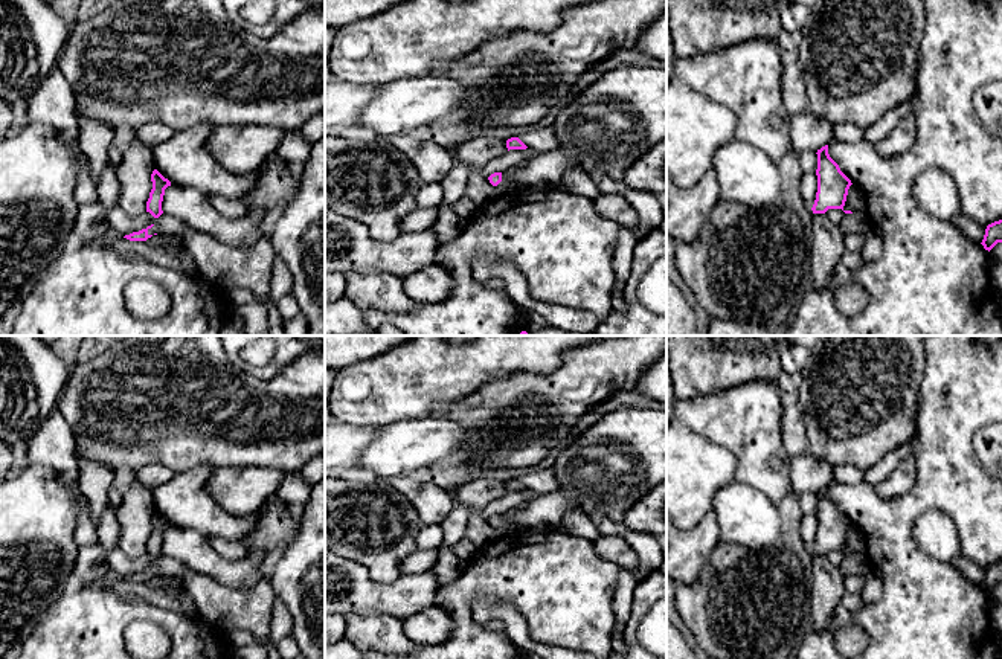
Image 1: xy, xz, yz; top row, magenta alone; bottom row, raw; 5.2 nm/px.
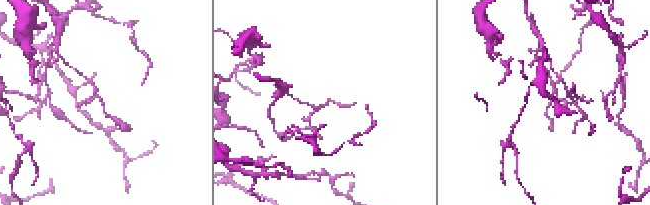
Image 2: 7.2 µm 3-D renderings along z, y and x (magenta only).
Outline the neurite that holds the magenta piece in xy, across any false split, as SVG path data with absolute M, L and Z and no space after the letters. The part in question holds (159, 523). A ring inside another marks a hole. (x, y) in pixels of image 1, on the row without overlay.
M157 511L151 516L153 531L146 543L146 554L157 563L146 571L125 577L130 583L146 583L153 577L178 577L195 603L198 615L221 633L229 635L235 630L249 630L258 641L267 644L270 635L270 619L276 600L271 586L273 564L262 561L264 575L259 583L247 590L236 590L220 584L212 577L195 572L183 561L162 552L165 531L171 523Z

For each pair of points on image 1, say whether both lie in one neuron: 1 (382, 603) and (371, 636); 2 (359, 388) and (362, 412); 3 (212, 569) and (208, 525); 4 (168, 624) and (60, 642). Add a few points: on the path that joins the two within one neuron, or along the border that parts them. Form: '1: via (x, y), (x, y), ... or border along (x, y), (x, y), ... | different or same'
1: border along (348, 615), (389, 613), (401, 623) | different
2: via (359, 394), (362, 406) | same
3: border along (174, 527), (195, 530), (208, 540) | different
4: via (141, 613), (112, 613), (95, 618), (87, 626) | same

